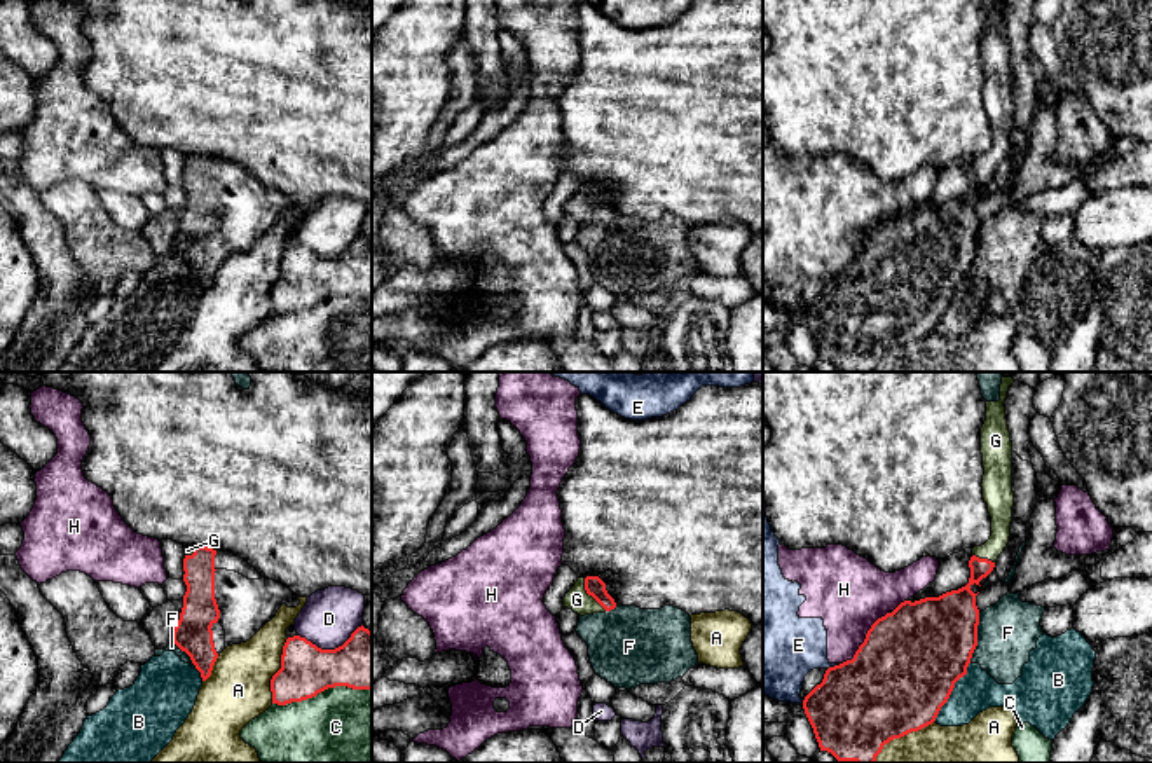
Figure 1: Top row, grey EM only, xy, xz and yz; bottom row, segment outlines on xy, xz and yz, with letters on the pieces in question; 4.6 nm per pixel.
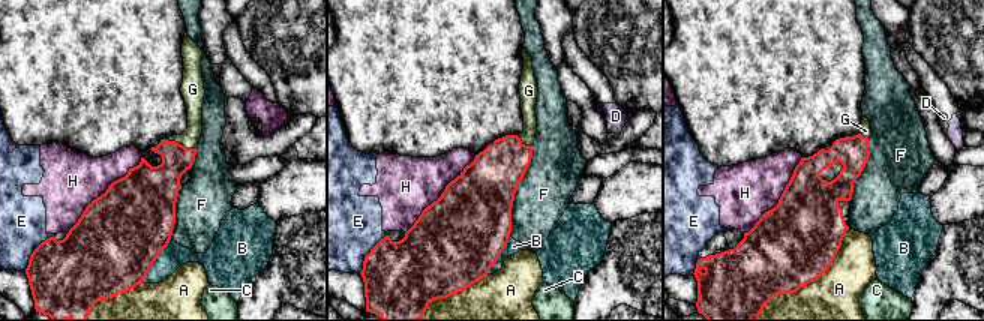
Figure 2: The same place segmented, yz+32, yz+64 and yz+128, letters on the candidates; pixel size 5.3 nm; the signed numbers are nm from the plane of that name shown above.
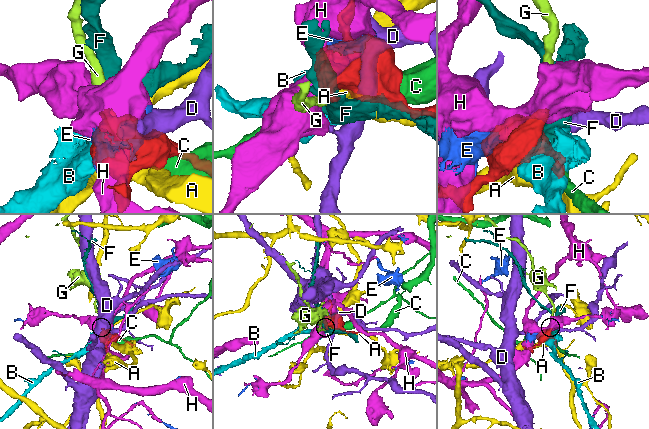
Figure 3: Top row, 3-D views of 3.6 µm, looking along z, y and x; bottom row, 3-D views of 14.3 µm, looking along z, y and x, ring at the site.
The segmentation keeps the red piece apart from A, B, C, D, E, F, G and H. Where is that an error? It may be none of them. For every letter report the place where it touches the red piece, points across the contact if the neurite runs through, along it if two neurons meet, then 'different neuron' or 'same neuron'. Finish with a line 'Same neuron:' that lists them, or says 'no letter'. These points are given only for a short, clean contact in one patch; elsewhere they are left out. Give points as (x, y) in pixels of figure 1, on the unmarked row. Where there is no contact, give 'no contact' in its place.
A: contact xy (278, 280); different neuron
B: contact yz (952, 299); different neuron
C: contact xy (322, 299); different neuron
D: contact xy (330, 259); different neuron
E: contact yz (835, 274); different neuron
F: contact yz (976, 247); different neuron
G: contact xz (590, 203); way xz (594, 194), (590, 203), (576, 208); same neuron
H: contact yz (864, 248); different neuron
Same neuron: G

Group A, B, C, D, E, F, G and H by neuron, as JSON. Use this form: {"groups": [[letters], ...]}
{"groups": [["A"], ["B", "F"], ["C"], ["D"], ["E", "H"], ["G"]]}

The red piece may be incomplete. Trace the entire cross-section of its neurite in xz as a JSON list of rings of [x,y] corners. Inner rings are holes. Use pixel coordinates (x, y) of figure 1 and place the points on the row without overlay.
[[[586,185],[578,187],[574,196],[566,203],[564,217],[585,225],[611,220],[616,217],[616,211],[607,203],[606,192],[599,185]]]

